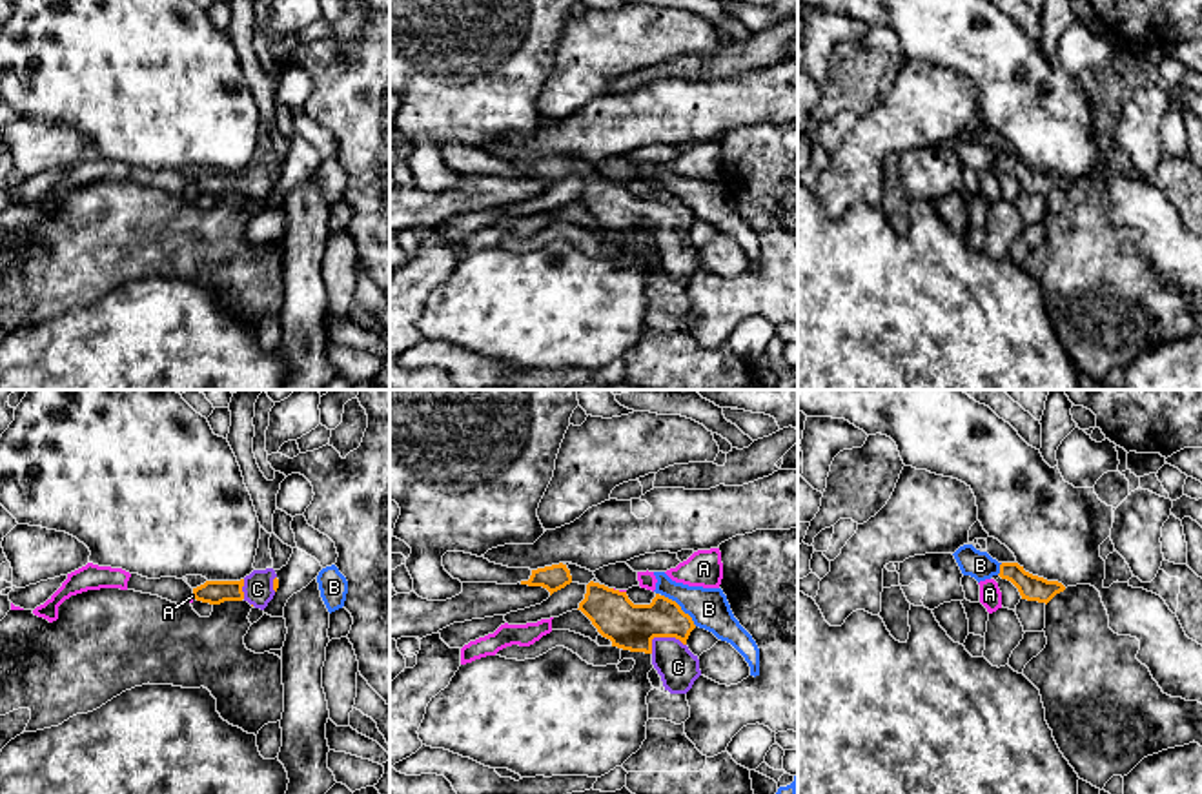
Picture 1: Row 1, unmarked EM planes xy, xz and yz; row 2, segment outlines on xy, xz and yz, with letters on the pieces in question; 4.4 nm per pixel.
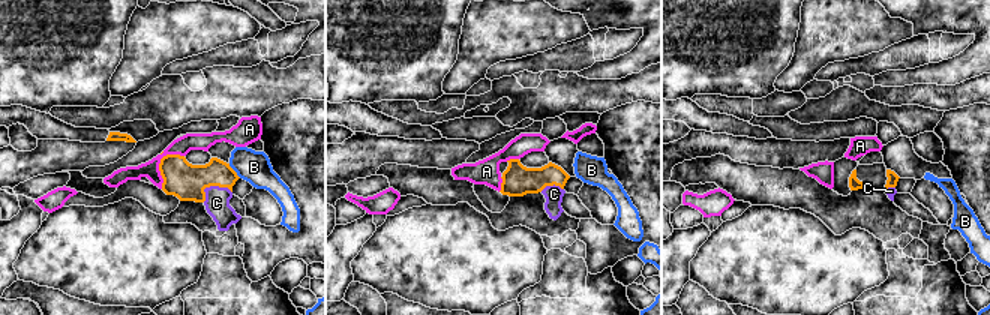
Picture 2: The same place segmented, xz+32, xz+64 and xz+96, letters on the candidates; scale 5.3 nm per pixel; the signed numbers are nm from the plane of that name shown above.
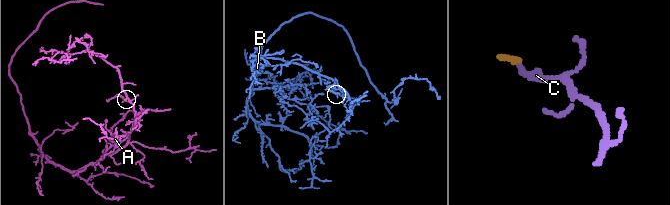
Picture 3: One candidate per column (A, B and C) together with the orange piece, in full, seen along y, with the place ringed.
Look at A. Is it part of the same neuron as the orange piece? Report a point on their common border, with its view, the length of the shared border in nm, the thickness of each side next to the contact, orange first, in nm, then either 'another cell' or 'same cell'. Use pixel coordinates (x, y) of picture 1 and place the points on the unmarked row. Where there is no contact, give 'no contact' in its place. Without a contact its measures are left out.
xz (621, 184) | 40 nm | 200/20 nm | another cell

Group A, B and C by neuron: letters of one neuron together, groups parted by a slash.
A / B / C

